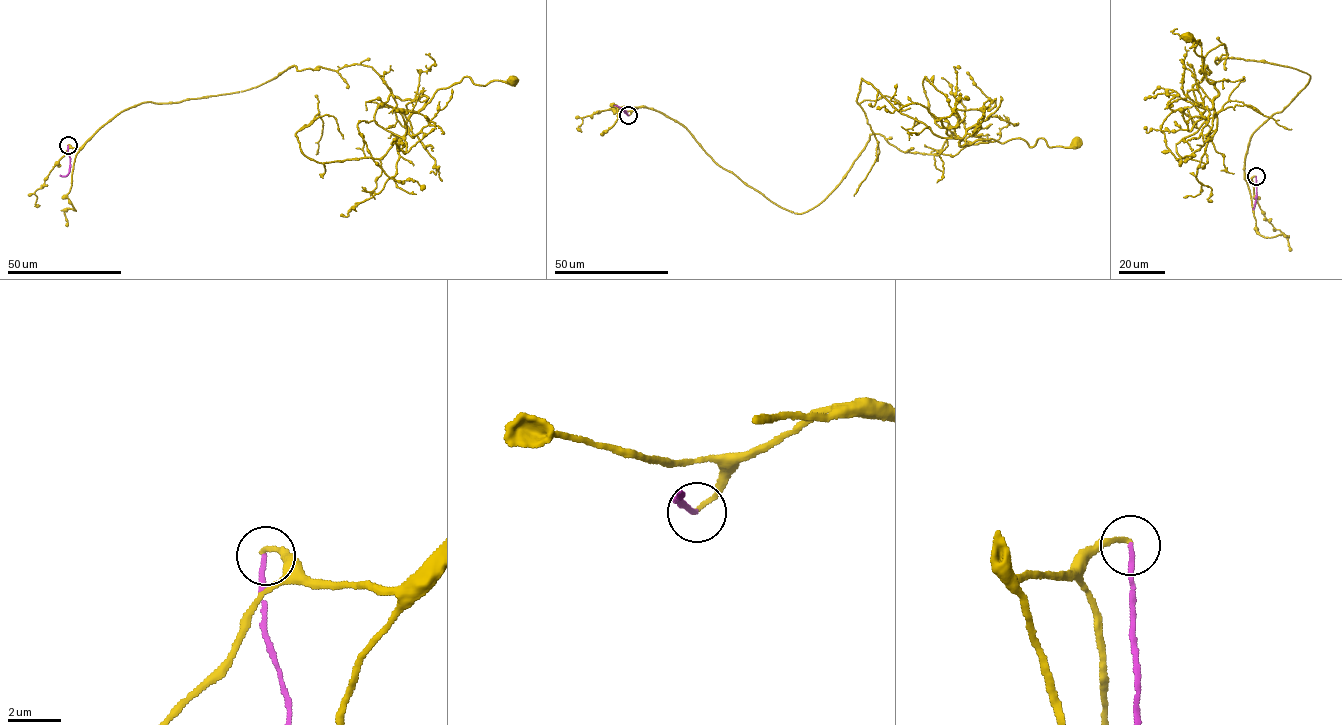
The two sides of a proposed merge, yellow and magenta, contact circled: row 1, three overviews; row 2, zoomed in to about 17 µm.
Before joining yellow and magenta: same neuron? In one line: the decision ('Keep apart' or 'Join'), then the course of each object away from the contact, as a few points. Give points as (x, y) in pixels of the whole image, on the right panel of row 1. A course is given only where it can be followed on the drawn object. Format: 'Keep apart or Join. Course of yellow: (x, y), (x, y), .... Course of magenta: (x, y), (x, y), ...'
Keep apart. Course of yellow: (1256, 176), (1245, 179), (1249, 141), (1311, 78), (1217, 63), (1223, 43), (1207, 54), (1209, 74), (1188, 36). Course of magenta: (1256, 176), (1253, 208)

